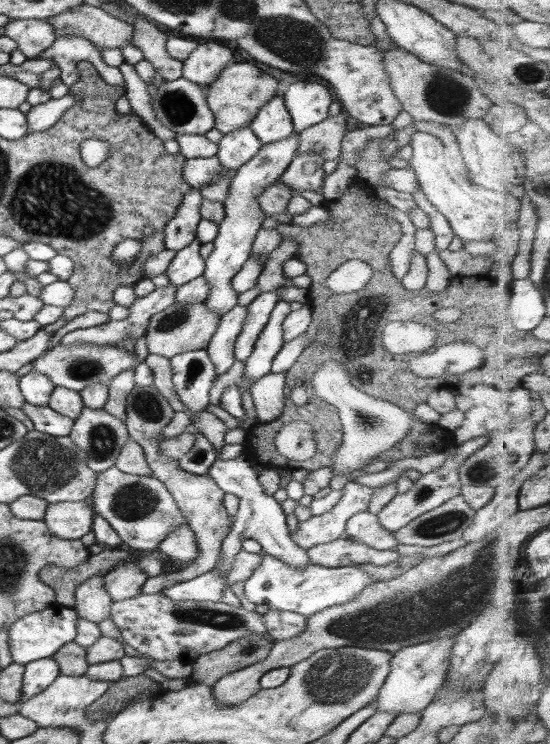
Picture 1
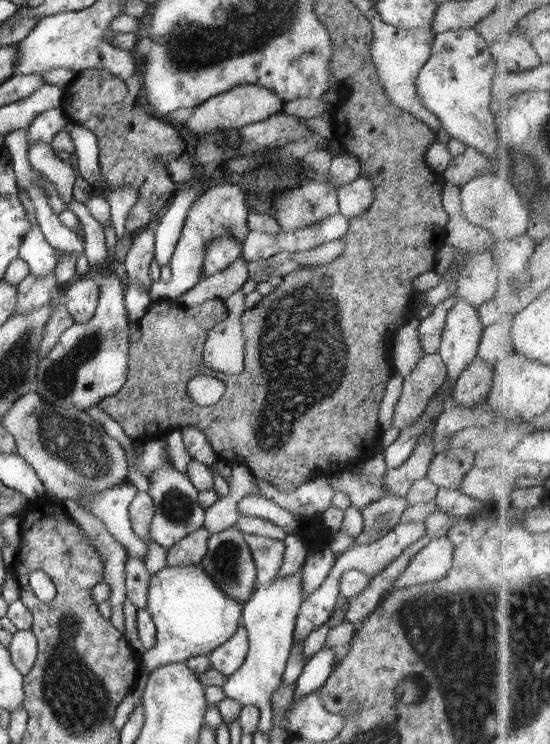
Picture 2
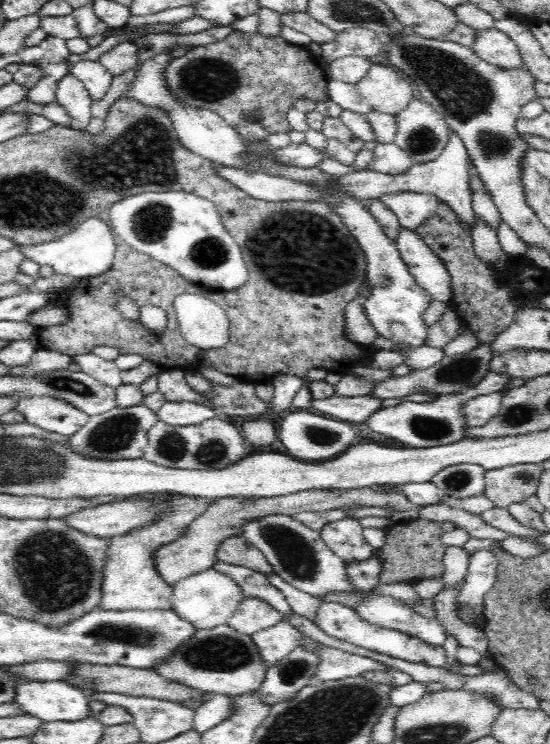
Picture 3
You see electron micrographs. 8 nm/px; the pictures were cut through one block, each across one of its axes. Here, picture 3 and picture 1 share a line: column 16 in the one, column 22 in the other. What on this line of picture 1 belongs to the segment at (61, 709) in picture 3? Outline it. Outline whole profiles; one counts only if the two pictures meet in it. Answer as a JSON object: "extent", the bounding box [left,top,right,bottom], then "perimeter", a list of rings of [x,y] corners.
{"extent":[21,656,61,703],"perimeter":[[[51,656],[34,660],[23,665],[23,667],[25,671],[21,688],[21,703],[26,702],[32,696],[36,696],[38,692],[42,692],[61,674],[61,667],[58,666],[58,663]]]}

